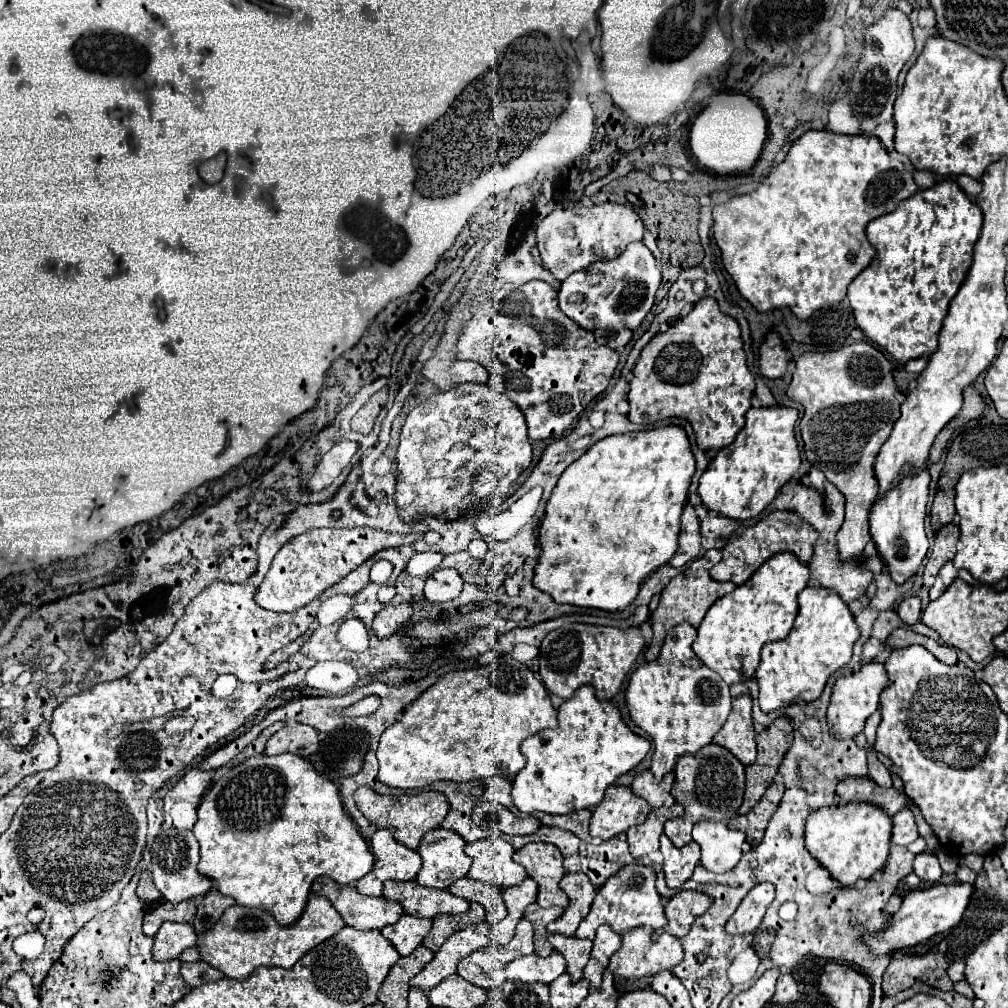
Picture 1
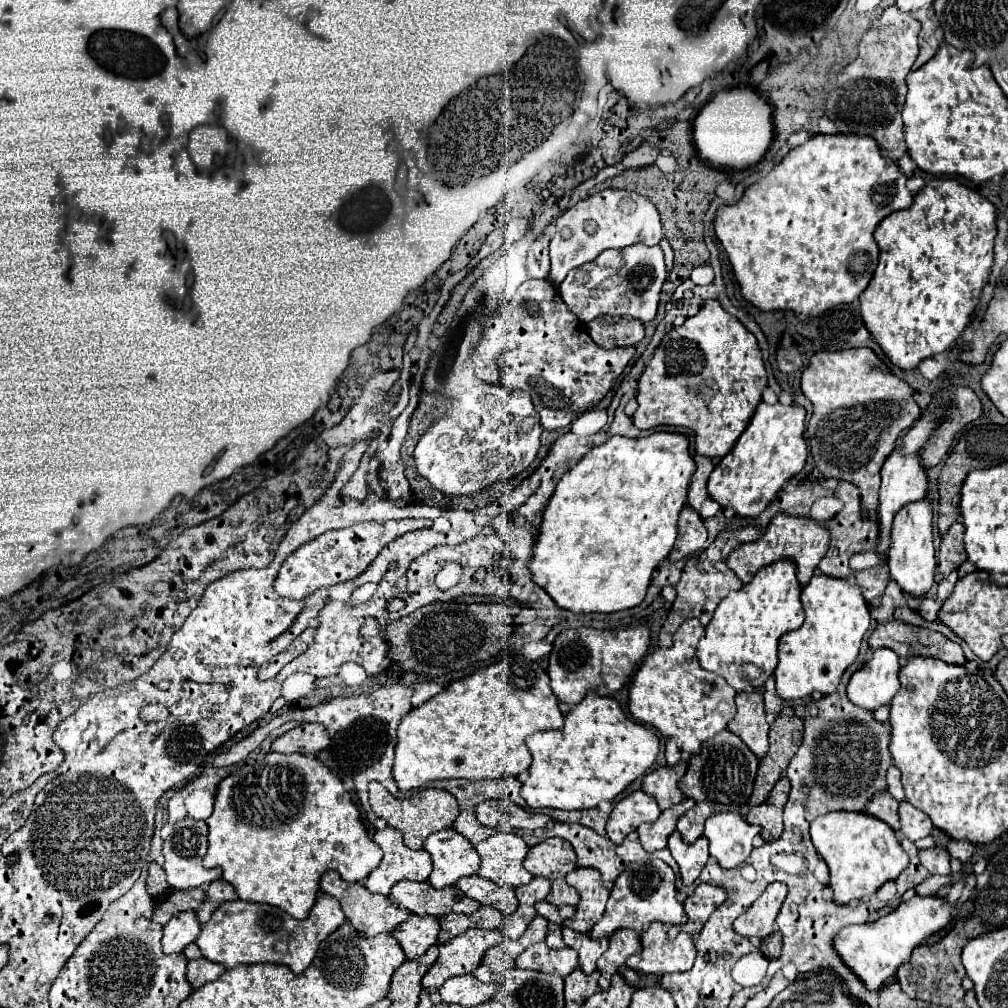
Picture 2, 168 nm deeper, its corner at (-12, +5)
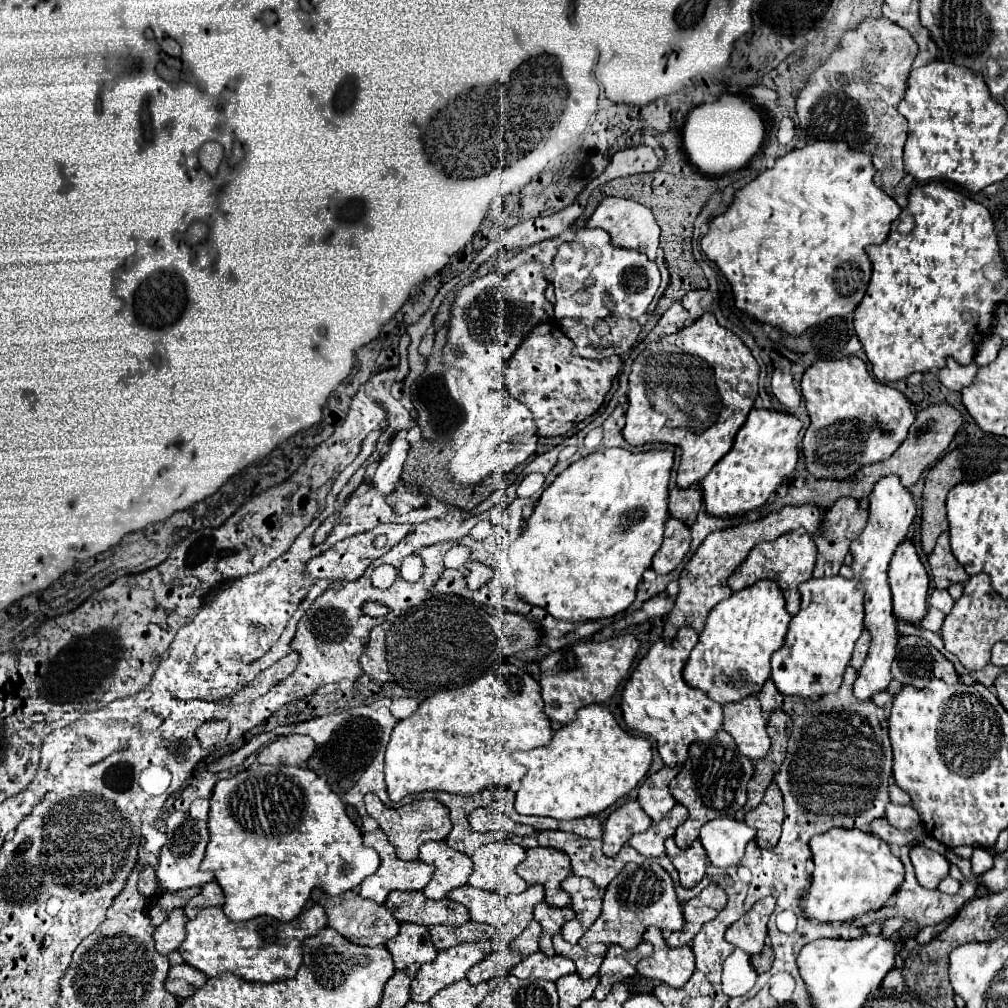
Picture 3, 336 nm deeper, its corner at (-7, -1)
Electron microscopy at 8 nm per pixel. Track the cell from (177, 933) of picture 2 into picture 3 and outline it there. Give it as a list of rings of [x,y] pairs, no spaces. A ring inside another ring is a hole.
[[[174,909],[168,919],[156,927],[154,931],[154,941],[156,941],[156,951],[160,955],[170,955],[180,947],[180,943],[186,937],[186,913],[184,909]]]

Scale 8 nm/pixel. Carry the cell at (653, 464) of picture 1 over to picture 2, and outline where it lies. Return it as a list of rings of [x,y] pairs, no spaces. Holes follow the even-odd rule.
[[[655,431],[647,437],[639,437],[639,439],[629,439],[629,437],[609,437],[603,445],[593,447],[591,451],[587,451],[581,461],[571,467],[571,471],[567,471],[561,481],[557,483],[545,511],[543,511],[543,519],[541,519],[541,527],[539,533],[535,537],[533,543],[533,553],[527,561],[527,569],[531,571],[533,581],[545,589],[549,593],[549,597],[567,611],[573,613],[613,613],[613,611],[623,611],[623,609],[631,609],[635,605],[639,605],[645,599],[647,593],[647,585],[651,583],[651,575],[657,569],[657,565],[667,557],[667,553],[671,551],[675,539],[677,539],[677,517],[679,511],[683,509],[685,501],[687,501],[687,487],[689,481],[695,473],[695,463],[689,455],[689,439],[681,433],[667,433],[667,431]]]

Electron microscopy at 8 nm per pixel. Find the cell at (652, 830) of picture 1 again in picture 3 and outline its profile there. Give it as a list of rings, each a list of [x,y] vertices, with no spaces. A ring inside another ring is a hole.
[[[674,805],[674,809],[670,811],[668,817],[664,817],[656,825],[652,825],[648,831],[632,835],[628,843],[644,857],[658,857],[664,853],[666,837],[670,837],[676,831],[676,827],[682,821],[686,821],[686,817],[688,817],[688,809],[684,805]]]

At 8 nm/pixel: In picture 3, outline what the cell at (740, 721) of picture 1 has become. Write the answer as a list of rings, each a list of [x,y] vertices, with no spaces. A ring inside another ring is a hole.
[[[754,695],[724,705],[724,731],[734,737],[738,751],[748,759],[758,761],[766,757],[770,737],[766,733],[766,719],[760,701]]]

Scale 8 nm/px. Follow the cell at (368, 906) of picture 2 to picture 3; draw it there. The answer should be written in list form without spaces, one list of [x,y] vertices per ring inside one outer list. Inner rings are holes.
[[[322,889],[312,891],[312,901],[322,905],[328,913],[328,925],[334,927],[340,935],[346,935],[348,941],[358,945],[384,945],[390,937],[396,937],[398,933],[398,919],[394,917],[394,911],[386,905],[380,905],[370,899],[362,899],[356,891],[346,891],[340,895],[328,895]]]

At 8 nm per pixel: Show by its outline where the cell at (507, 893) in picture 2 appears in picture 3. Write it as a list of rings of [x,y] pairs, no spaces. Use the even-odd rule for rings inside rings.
[[[462,885],[452,889],[448,899],[462,903],[470,909],[470,919],[478,923],[488,923],[494,927],[500,927],[512,919],[512,911],[508,909],[502,895],[492,891],[474,889],[470,885]]]

